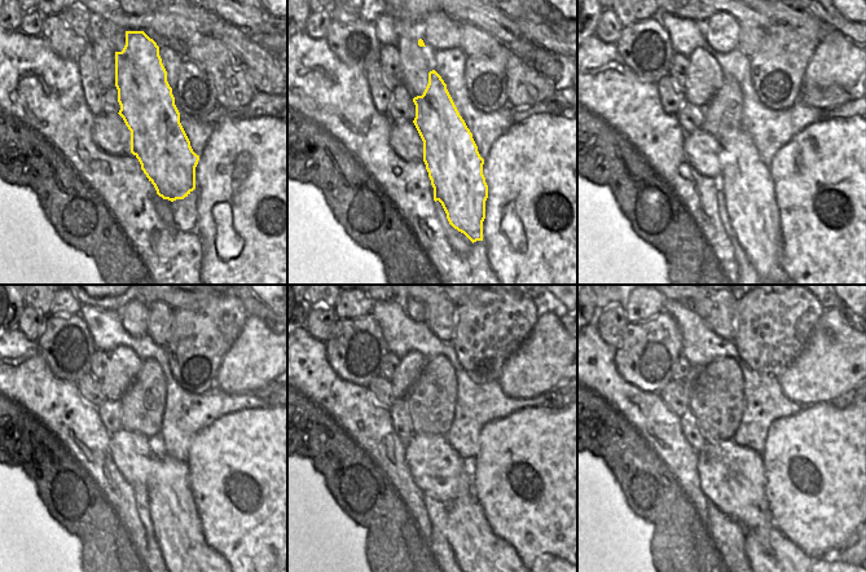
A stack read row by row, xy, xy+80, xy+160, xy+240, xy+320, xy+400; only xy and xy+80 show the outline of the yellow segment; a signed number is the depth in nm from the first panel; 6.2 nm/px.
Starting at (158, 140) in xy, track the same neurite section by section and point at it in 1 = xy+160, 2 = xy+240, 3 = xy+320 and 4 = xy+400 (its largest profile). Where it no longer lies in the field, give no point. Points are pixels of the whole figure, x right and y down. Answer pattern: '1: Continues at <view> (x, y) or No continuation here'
1: Continues at xy+160 (746, 183)
2: Continues at xy+240 (175, 518)
3: Continues at xy+320 (475, 546)
4: Continues at xy+400 (766, 548).

